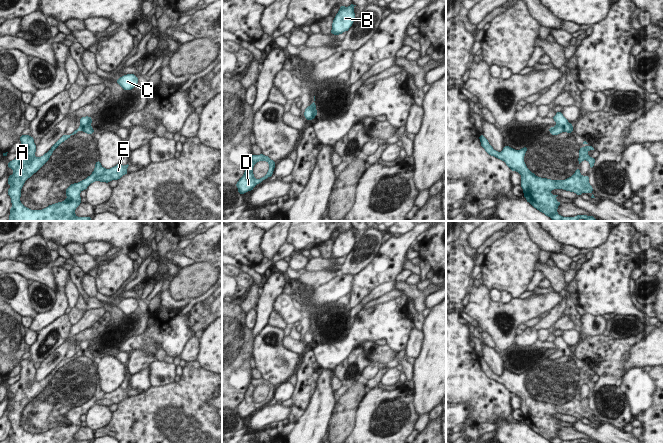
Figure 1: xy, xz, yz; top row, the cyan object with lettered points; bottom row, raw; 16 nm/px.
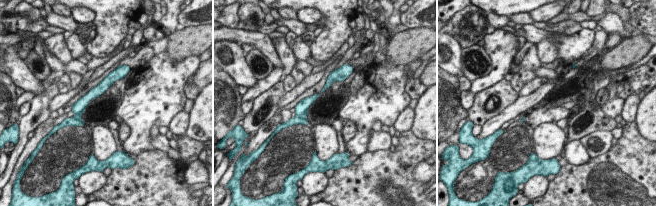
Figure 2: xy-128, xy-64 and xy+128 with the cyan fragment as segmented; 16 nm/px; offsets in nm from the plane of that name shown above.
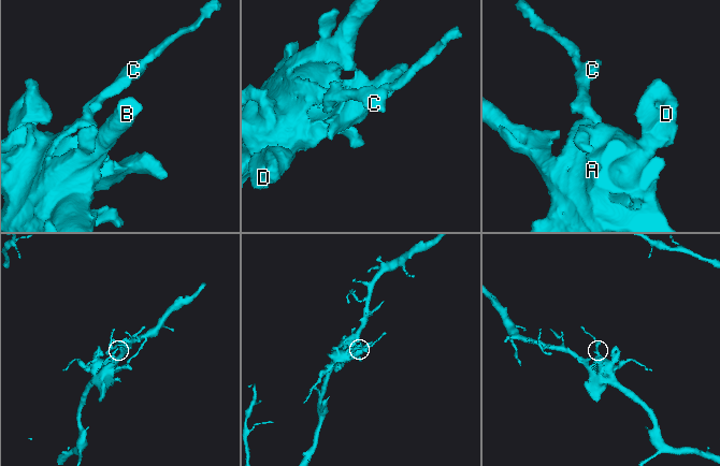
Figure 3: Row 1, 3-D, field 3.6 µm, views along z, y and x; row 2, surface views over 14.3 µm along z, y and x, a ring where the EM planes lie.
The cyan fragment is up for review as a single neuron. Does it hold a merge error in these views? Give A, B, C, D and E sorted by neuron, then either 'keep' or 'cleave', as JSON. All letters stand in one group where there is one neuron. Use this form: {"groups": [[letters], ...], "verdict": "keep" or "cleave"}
{"groups": [["A", "B", "C", "D", "E"]], "verdict": "keep"}

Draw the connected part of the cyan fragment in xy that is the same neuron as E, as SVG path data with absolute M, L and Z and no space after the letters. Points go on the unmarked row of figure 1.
M81 341L79 346L80 351L78 353L69 359L64 358L50 374L41 381L35 380L36 369L34 368L34 362L29 359L21 359L19 362L21 365L20 379L7 388L8 392L14 394L14 397L8 402L8 409L11 411L7 417L12 427L8 443L91 443L91 441L77 441L75 439L75 433L81 427L80 416L86 414L92 406L100 405L109 407L112 404L119 404L123 399L128 398L126 393L130 388L122 390L119 387L110 393L105 393L98 384L90 400L81 406L71 408L66 413L65 418L67 422L64 423L63 426L49 429L42 434L31 434L21 427L21 413L25 405L49 384L53 375L62 366L78 357L79 354L87 358L94 357L94 353L91 351L92 341Z

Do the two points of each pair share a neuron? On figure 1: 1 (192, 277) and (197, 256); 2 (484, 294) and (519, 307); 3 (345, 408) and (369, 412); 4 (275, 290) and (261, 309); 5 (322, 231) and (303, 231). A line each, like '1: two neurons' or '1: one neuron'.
1: two neurons
2: one neuron
3: two neurons
4: one neuron
5: one neuron

